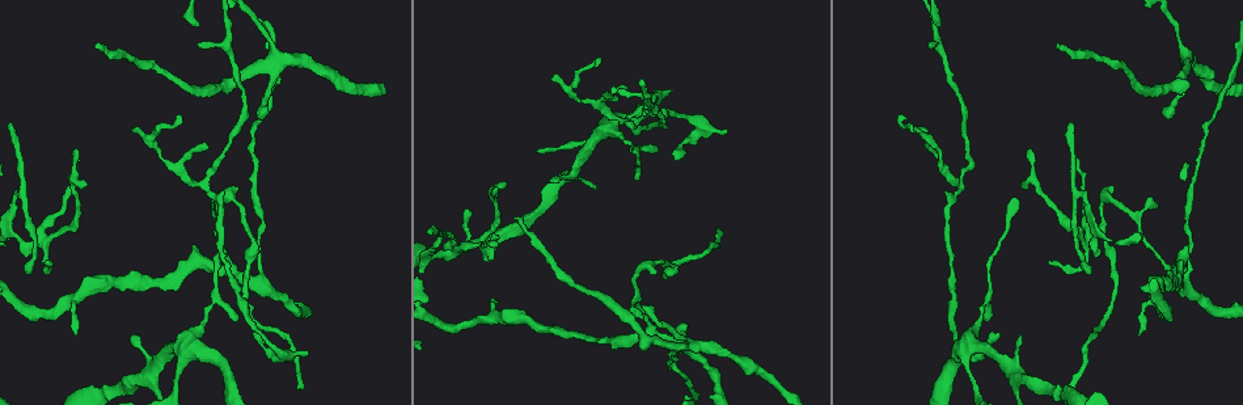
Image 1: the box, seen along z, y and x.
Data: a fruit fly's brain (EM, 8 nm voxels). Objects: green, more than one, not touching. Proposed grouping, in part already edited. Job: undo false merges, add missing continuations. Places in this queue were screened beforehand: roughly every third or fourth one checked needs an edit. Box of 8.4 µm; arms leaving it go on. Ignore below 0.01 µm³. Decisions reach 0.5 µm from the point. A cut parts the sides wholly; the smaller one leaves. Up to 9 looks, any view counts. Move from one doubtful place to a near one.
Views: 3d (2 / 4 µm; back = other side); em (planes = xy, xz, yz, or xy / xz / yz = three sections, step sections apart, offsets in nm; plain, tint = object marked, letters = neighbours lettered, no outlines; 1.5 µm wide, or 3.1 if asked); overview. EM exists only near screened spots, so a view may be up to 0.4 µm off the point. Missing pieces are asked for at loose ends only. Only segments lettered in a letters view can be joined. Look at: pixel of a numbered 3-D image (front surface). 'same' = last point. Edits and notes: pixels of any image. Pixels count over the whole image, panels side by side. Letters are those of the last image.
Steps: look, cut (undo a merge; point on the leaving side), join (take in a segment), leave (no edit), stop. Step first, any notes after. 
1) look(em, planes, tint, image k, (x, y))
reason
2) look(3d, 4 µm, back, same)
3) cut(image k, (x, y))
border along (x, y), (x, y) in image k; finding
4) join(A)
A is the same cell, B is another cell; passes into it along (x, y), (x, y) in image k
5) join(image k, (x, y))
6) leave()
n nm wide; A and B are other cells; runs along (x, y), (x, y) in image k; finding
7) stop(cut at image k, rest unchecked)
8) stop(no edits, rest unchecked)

look(em, xz, step 8, tint, image 1, (186, 345))

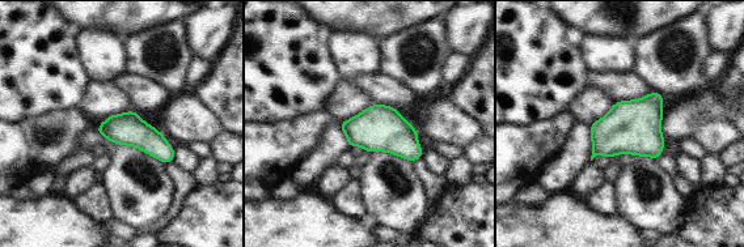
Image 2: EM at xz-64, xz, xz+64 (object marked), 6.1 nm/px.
look(em, planes, letters, same)
another direction

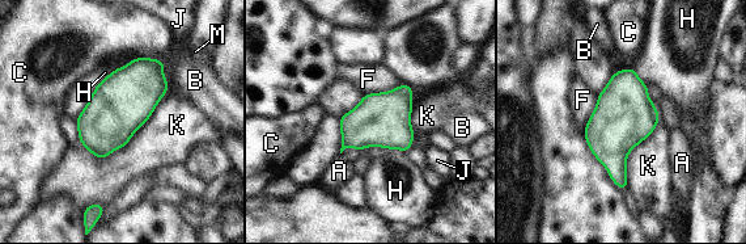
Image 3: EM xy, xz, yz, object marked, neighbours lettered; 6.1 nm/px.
leave()
A, B, C, F, H, J, K and M are other cells; border along (166, 92), (119, 148), (81, 144) in image 3; all the same neuron

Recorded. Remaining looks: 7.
look(3d, 2 µm, image 1, (696, 344))
four arms meet

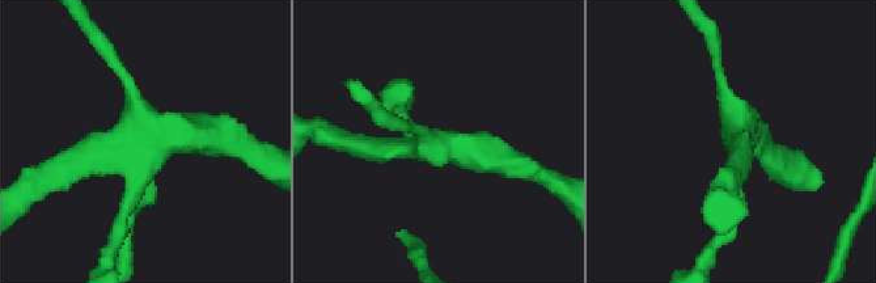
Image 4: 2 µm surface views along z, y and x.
look(em, planes, letters, image 4, (734, 131))
4 arms; need the tissue

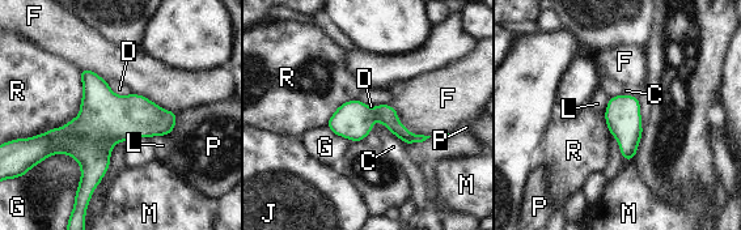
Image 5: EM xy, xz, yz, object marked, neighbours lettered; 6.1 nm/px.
leave()
R touches over 500 nm; C, D, F, G, J, L, M, P and R are other cells; runs along (173, 115), (43, 143) in image 5; one neuron here

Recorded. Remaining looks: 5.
look(em, xz, step 8, letters, image 1, (97, 45))
thin end

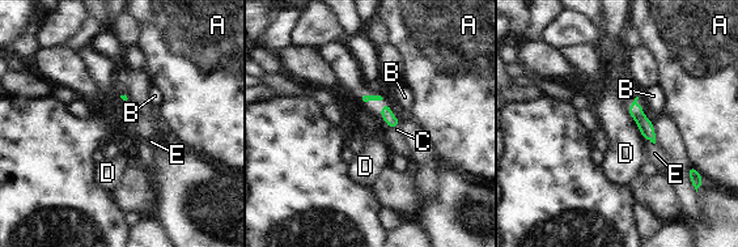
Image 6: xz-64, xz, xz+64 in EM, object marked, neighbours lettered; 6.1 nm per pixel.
leave()
A, B, C, D and E are other cells; runs along (365, 98), (378, 98), (395, 124) in image 6; none of them fits

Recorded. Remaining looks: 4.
look(3d, 2 µm, image 1, (46, 263))
thin end

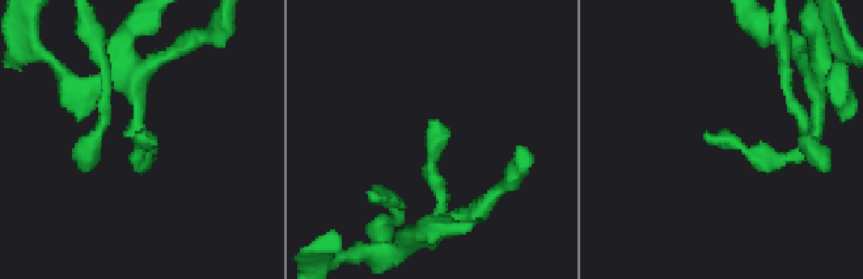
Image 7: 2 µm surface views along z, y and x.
look(em, xz, step 4, letters, image 7, (429, 120))
shape alone is not enough

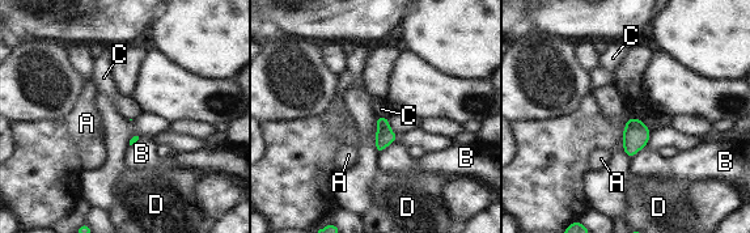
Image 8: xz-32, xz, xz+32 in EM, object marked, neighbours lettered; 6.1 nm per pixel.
leave()
A, B, C and D are other cells; border along (376, 115), (388, 118) in image 8; no lettered segment goes on from it

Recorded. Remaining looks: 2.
stop(no edits, rest unchecked)

